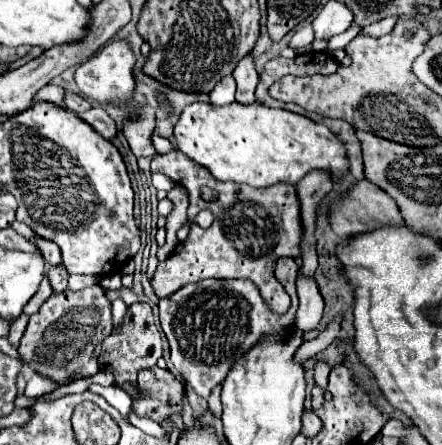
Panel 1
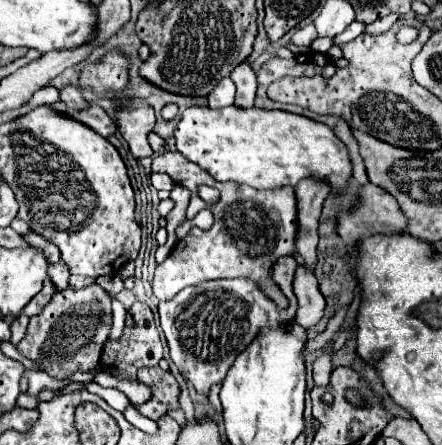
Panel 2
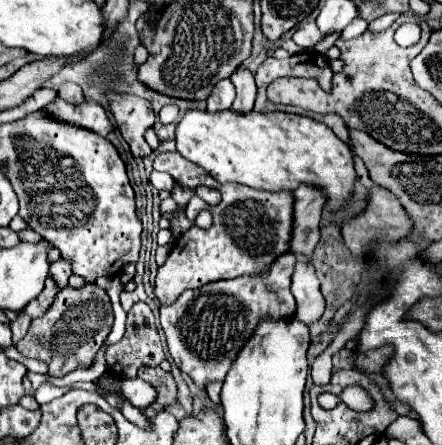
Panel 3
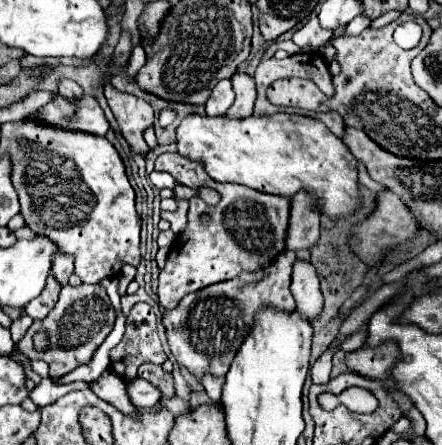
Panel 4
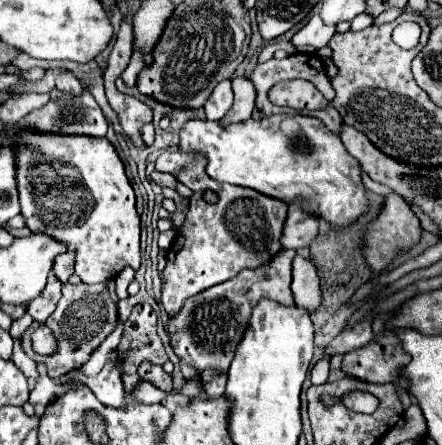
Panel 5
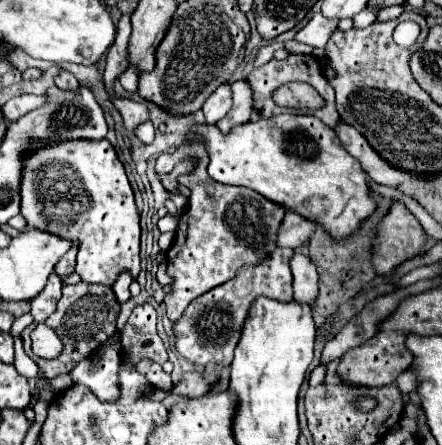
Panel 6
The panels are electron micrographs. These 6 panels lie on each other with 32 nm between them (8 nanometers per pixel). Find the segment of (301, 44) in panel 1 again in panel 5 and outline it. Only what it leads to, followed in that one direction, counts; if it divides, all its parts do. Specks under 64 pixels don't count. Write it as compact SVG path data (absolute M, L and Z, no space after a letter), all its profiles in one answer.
M314 14L310 18L310 22L302 30L298 30L294 34L292 42L296 46L312 46L312 48L318 50L318 48L324 48L330 42L330 38L334 36L334 32L336 32L334 26L324 26L322 20L320 20L320 16Z

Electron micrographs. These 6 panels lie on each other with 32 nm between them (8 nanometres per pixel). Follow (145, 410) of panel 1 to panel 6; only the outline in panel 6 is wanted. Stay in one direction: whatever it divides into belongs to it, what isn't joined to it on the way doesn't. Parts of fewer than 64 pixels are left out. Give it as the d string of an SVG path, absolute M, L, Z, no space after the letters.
M142 360L142 362L136 366L136 370L138 370L152 386L156 386L156 388L160 388L160 390L166 390L166 392L172 390L170 374L166 374L166 372L162 370L162 366L152 364L150 360Z

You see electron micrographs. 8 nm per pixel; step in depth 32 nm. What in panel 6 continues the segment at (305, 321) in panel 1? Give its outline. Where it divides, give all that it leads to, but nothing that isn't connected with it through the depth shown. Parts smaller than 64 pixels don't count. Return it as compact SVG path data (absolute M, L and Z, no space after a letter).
M296 254L290 260L290 268L294 274L294 298L296 302L314 306L314 302L318 300L318 272L316 266L312 264L310 258Z

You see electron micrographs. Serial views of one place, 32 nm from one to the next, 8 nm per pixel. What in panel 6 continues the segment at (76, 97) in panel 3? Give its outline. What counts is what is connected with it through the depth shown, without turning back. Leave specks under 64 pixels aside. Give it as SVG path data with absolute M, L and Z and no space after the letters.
M60 70L60 74L56 76L56 86L60 86L62 90L78 90L80 82L68 70Z

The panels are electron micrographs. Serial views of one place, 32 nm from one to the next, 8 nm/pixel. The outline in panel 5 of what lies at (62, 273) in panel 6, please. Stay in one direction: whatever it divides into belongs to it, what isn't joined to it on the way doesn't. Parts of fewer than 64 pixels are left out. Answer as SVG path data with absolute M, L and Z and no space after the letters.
M64 252L60 256L56 256L56 262L54 262L54 274L56 278L66 284L68 278L74 274L74 252Z

